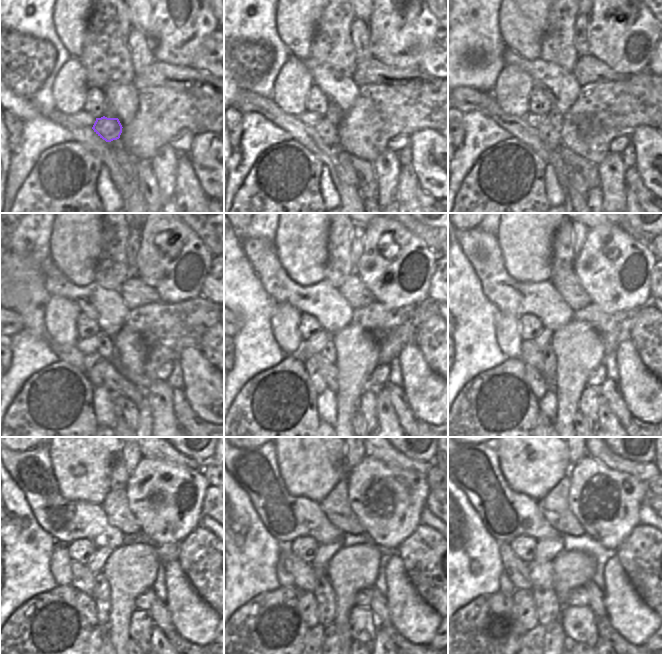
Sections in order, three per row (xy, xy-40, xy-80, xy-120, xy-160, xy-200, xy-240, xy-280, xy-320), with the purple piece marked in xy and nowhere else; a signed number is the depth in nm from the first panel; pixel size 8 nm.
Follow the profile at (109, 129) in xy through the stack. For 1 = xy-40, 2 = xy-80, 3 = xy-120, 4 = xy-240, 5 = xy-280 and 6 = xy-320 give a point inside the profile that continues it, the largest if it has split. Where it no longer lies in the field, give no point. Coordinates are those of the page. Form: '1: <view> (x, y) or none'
1: xy-40 (326, 130)
2: xy-80 (551, 137)
3: xy-120 (92, 370)
4: xy-240 (85, 602)
5: xy-280 (307, 603)
6: xy-320 (523, 607)

